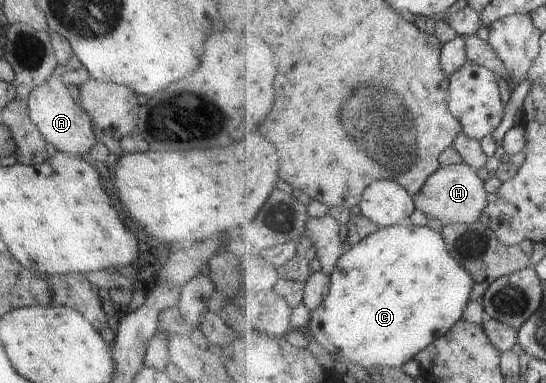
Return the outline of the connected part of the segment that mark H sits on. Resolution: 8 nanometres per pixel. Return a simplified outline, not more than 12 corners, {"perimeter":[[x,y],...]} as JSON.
{"perimeter":[[469,164],[442,166],[414,197],[426,217],[479,222],[486,183]]}

